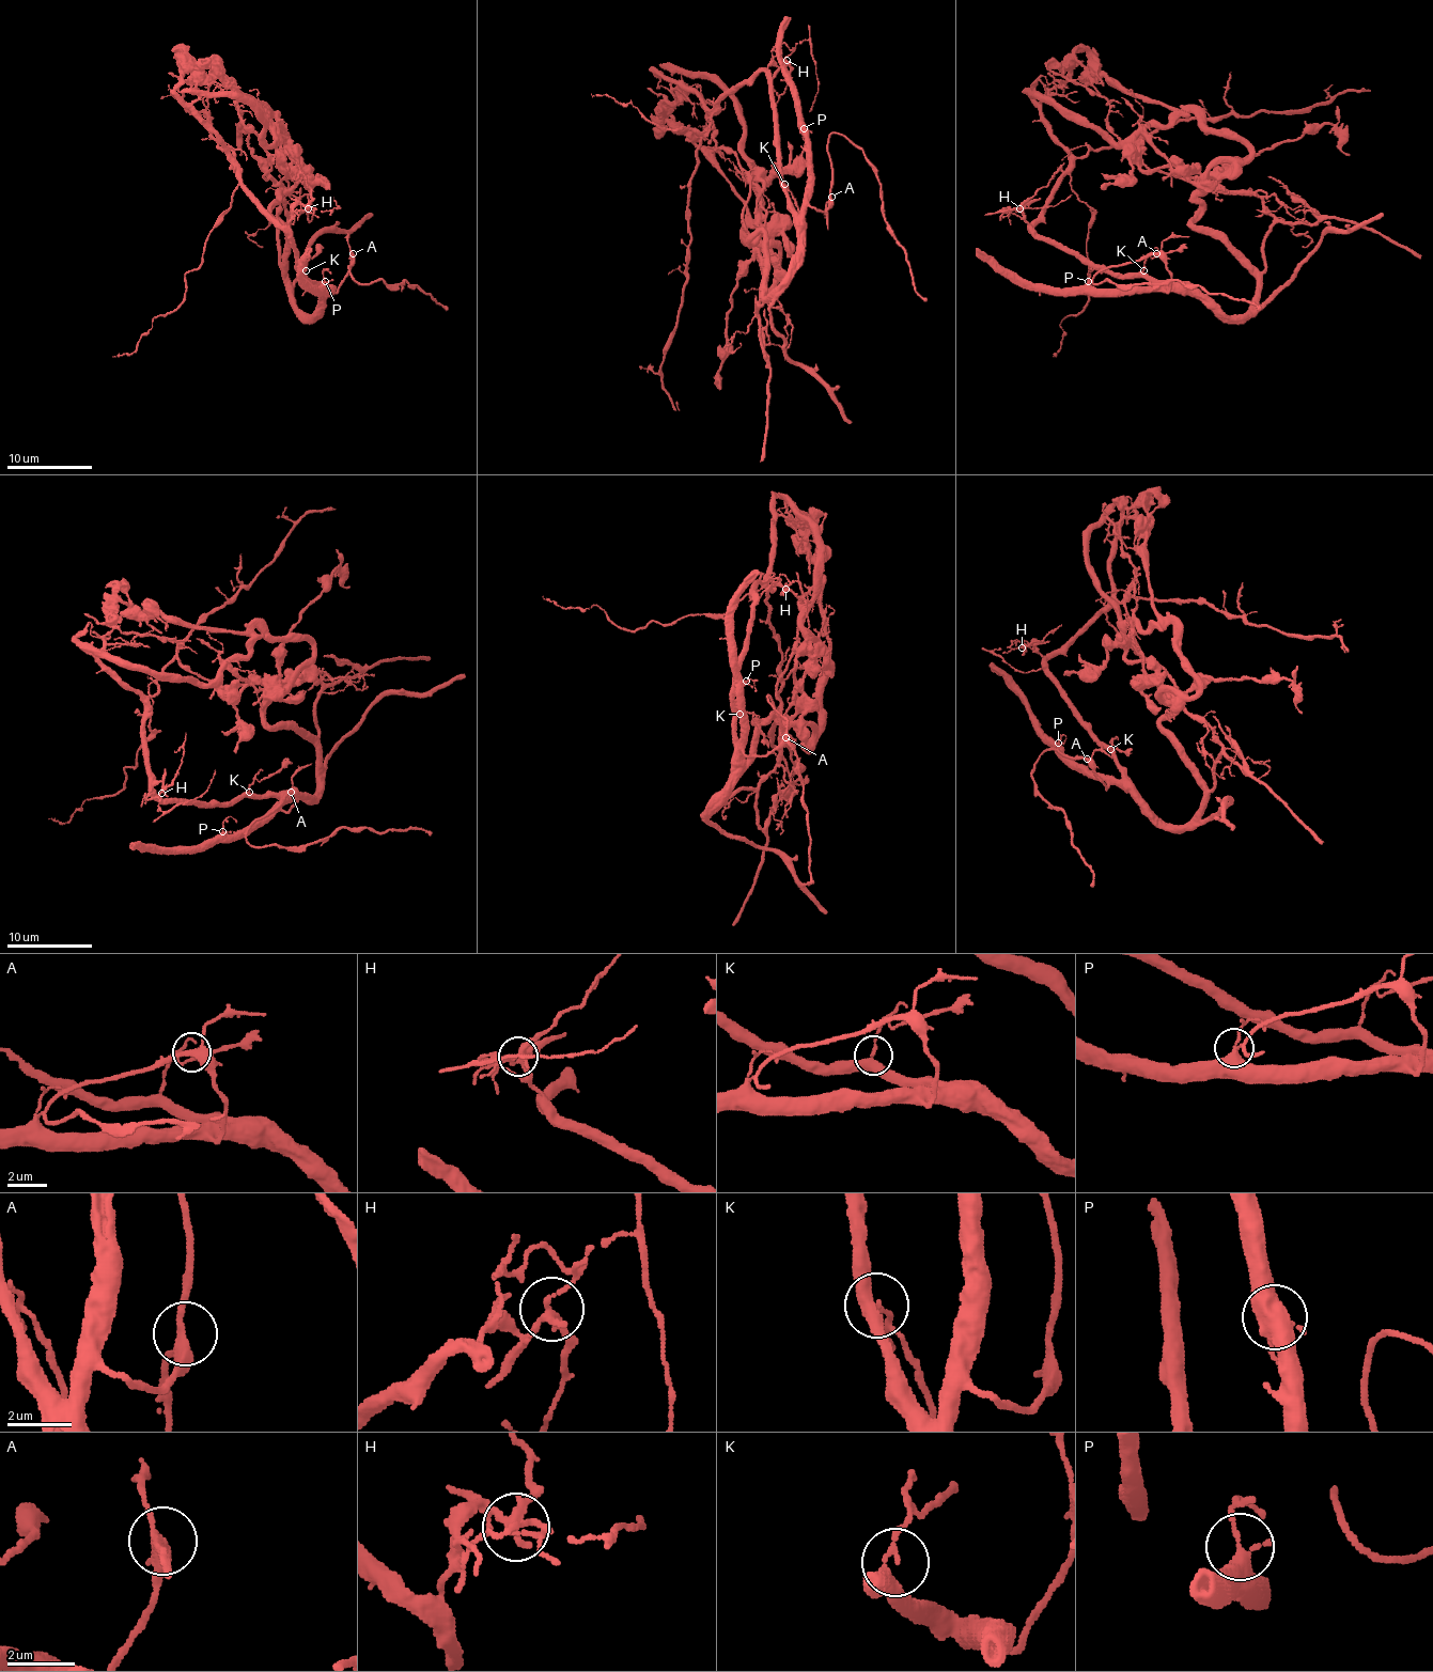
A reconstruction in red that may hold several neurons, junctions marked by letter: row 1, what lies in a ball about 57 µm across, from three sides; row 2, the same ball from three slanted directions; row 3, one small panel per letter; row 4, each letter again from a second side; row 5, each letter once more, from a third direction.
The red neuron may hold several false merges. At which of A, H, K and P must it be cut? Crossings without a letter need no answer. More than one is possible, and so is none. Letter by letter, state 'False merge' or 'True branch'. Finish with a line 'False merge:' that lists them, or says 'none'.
A: True branch
H: True branch
K: True branch
P: True branch
False merge: none

